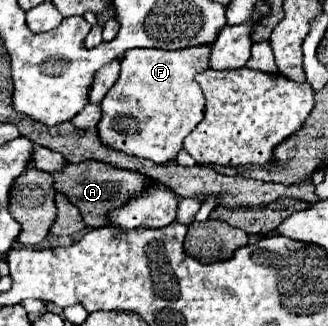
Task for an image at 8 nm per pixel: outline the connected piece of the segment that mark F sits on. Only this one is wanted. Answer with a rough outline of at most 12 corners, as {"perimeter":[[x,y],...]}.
{"perimeter":[[211,45],[129,49],[101,143],[175,161],[205,113]]}

